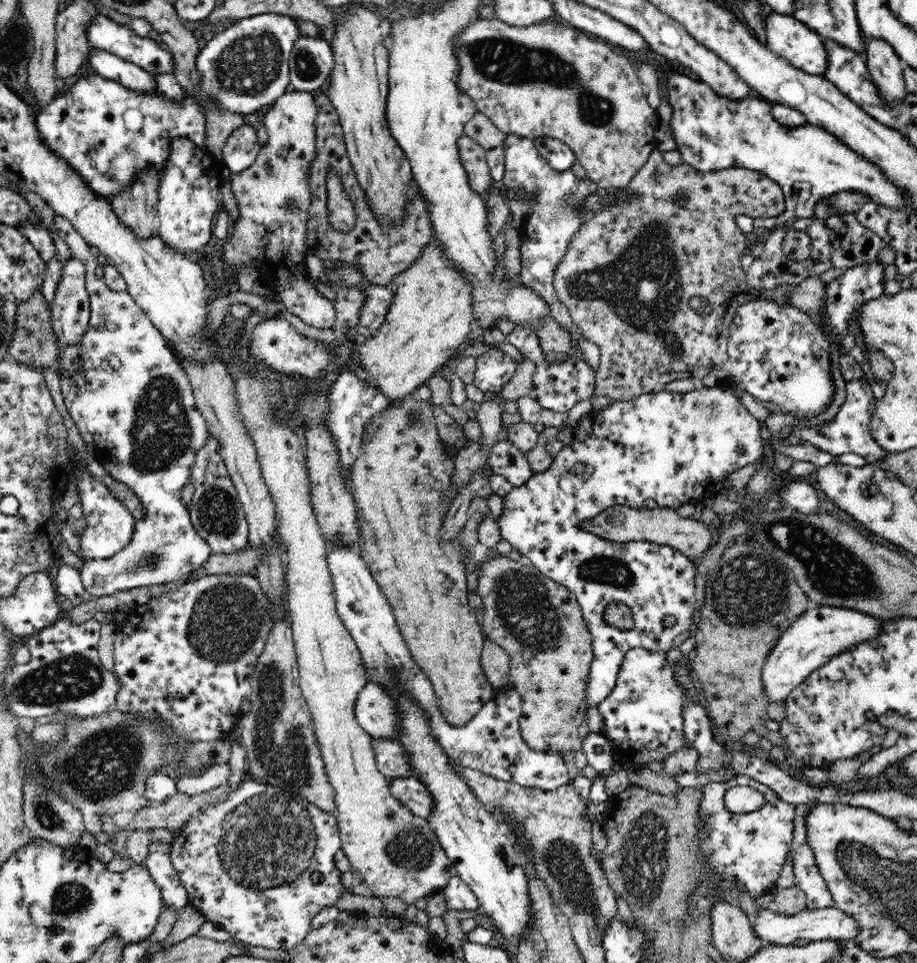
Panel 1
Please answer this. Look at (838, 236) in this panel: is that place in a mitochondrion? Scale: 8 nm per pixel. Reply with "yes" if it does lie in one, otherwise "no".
no

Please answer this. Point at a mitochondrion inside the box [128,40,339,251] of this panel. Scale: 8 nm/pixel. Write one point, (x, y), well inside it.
(306, 66)

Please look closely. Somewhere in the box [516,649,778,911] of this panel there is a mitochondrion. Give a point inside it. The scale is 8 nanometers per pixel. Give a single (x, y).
(652, 675)

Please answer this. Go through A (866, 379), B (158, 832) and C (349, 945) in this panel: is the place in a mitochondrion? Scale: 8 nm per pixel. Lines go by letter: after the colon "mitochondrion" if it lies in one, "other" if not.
A: other
B: other
C: other

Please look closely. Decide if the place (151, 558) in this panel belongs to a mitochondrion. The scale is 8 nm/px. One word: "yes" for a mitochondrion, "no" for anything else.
yes

